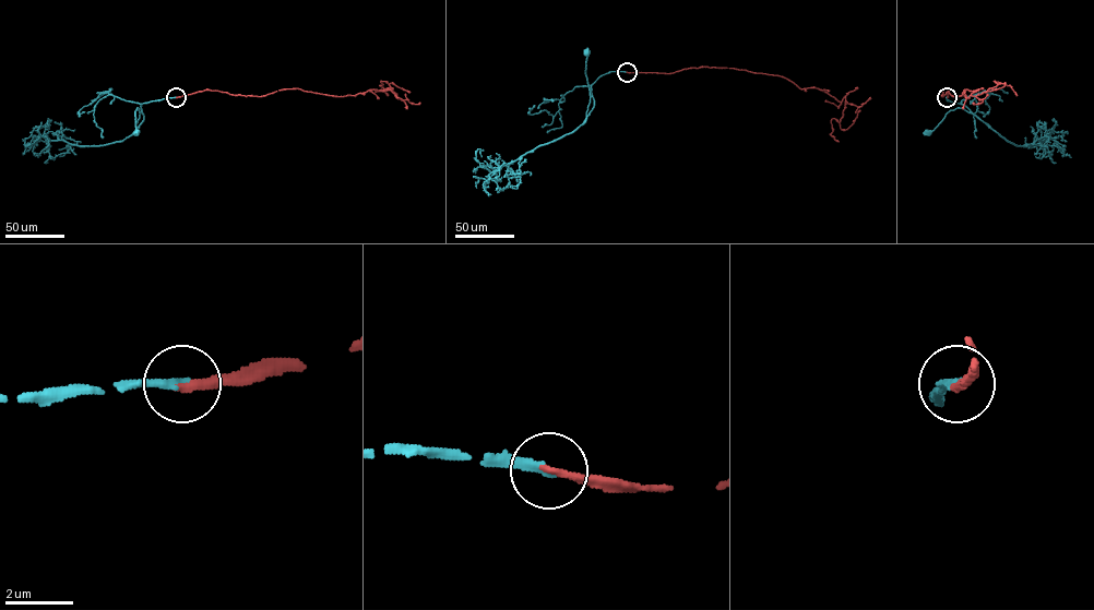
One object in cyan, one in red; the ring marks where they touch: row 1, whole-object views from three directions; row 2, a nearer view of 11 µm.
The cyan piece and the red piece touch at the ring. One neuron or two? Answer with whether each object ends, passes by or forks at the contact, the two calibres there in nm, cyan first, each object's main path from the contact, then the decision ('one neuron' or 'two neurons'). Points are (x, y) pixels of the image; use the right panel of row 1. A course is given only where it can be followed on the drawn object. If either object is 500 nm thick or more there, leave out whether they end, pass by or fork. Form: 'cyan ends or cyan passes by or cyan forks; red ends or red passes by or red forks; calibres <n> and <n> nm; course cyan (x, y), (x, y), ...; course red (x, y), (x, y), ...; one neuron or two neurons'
cyan ends; red ends; calibres 260 and 240 nm; course cyan (948, 97), (965, 105), (991, 129), (972, 114), (956, 107), (927, 132); course red (947, 97), (944, 88), (978, 95), (995, 81), (1017, 95); one neuron

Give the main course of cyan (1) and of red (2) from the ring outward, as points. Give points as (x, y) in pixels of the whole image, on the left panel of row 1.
1: (176, 97), (141, 104), (143, 119), (137, 129), (138, 107), (135, 132)
2: (176, 97), (205, 90), (262, 96), (288, 88), (339, 96), (390, 90), (395, 96), (381, 81), (388, 95)

